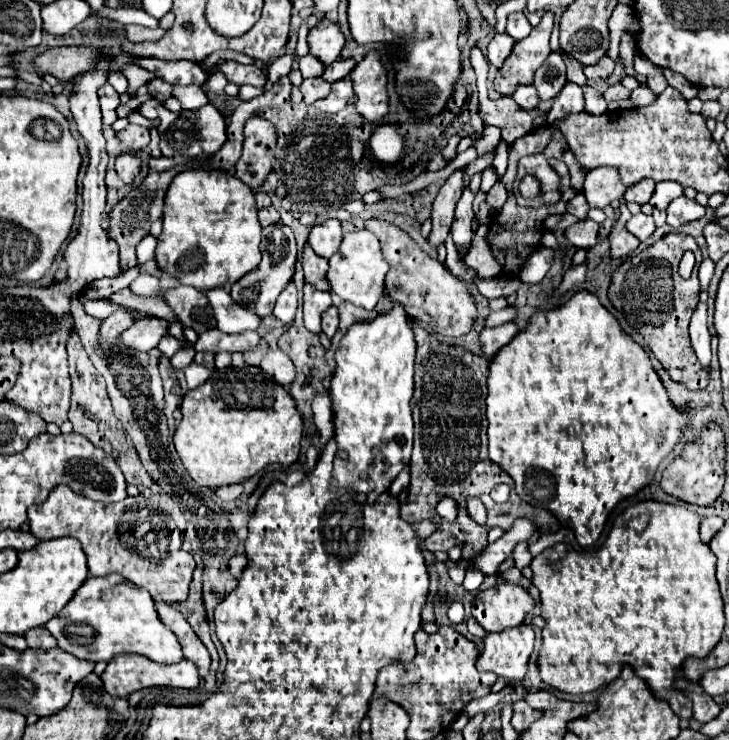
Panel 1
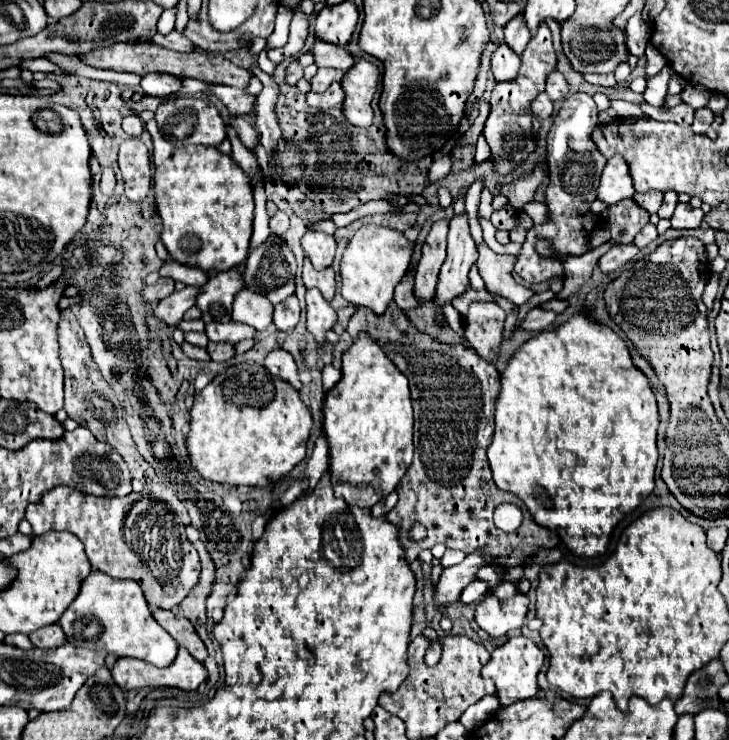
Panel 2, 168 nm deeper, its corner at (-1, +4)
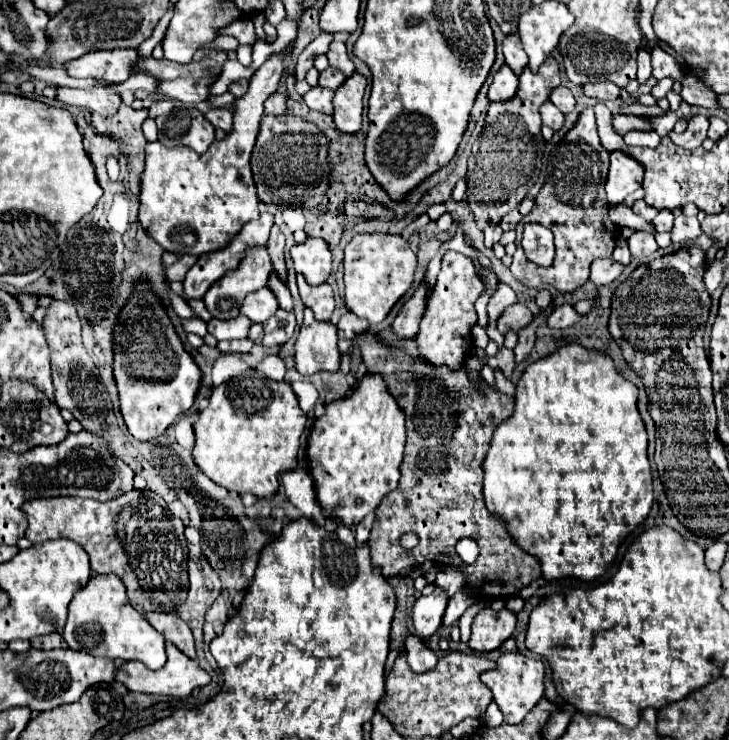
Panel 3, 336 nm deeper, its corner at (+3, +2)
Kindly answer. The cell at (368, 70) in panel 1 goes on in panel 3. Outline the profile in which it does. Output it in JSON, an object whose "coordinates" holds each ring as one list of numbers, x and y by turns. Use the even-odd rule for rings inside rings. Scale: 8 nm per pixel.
{"coordinates":[[360,73,350,75,344,85,336,89,334,97,334,123,344,133,358,133,362,127,362,97,366,77]]}

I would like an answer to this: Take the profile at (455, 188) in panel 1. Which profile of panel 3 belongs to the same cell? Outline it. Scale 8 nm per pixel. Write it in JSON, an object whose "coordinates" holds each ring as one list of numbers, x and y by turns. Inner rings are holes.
{"coordinates":[[422,281,418,285,418,289,414,291,412,299,406,301,406,305,398,311,392,327,394,333,398,333,400,337,414,337,418,333,418,325,422,321,422,315,426,311,426,301,428,301,428,285,426,281]]}

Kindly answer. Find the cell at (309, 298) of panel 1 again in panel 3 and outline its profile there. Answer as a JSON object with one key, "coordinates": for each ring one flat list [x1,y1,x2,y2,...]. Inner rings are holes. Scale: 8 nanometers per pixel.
{"coordinates":[[306,307,300,335,296,339,296,369,302,375,312,375,316,371,336,371,340,365,336,341,336,325,330,321,316,321,312,311]]}

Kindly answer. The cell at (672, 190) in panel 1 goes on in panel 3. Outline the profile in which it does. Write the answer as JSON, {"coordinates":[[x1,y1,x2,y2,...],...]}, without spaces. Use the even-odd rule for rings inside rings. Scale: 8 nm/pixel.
{"coordinates":[[660,209,652,223,654,223,656,231,670,231,672,223,674,223,674,213,670,209]]}

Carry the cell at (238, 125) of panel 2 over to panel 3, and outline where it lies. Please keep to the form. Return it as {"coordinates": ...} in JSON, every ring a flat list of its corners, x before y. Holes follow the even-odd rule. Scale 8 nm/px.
{"coordinates":[[218,107,218,109,212,109,212,111,208,111,206,115,204,115,214,127,220,127,220,129,224,129,226,133,230,133,232,131,232,113,228,111,228,109,224,109,224,107]]}

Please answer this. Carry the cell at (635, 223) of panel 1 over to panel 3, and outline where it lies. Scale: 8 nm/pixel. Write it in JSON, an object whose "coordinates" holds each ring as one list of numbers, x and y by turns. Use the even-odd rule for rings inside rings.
{"coordinates":[[636,231,636,233,630,235,628,247,630,247,632,257,646,257,646,255,650,255,650,253,654,253,658,249,658,245,654,241,654,235,642,233,642,231]]}

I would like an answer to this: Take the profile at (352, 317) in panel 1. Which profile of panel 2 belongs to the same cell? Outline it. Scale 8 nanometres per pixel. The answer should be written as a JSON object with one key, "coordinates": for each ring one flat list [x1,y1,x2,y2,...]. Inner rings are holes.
{"coordinates":[[358,307,358,313,348,323,348,333,354,339,358,337,358,333,370,333,370,337,380,343,380,347,388,355,388,359,392,359,394,365,398,367,398,371,404,377,408,377,408,381,410,381,412,407,414,407,414,459,406,471,406,475,402,477,402,481,396,487,396,493,400,499,398,499,396,507,386,515,386,519,398,527,400,545,404,549,406,561,412,563,422,549,432,549,436,543,444,543,448,549,460,549,466,555,482,551,484,555,488,555,492,559,514,557,520,561,528,561,530,557,534,557,538,553,538,549,558,547,560,539,554,531,538,527,532,521,528,509,524,507,524,503,520,499,500,491,492,483,486,449,494,435,494,403,500,393,500,373,490,363,484,363,484,359,480,359,480,355,476,355,476,351,472,351,464,345,444,345,444,343,428,337,426,333,418,331,404,315,402,315,402,341,388,341,388,339,384,339,384,333,382,333,382,323,388,325,388,317,392,317,392,313,384,313,382,317,378,317,378,315,372,315,372,311,368,311,366,307],[500,503,512,503,512,505,520,507,522,515,524,515,520,529,510,535,500,531,492,519,492,513],[416,521,424,523,424,527,428,529,428,537,420,543,414,543,408,539,408,531,410,531,412,523,416,523]]}

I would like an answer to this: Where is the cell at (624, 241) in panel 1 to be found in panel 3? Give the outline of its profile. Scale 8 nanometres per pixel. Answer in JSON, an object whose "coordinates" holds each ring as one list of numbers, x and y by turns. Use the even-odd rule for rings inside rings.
{"coordinates":[[600,259,600,261,592,261,592,271,590,271,590,279,596,285,608,285,612,283,620,273,622,273,624,265,614,261,614,259]]}

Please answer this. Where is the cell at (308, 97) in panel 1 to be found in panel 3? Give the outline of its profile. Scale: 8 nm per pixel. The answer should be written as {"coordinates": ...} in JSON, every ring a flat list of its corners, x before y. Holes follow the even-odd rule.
{"coordinates":[[328,67,328,69,324,69,324,71,320,73,318,85,320,85,320,87,328,87,328,89,338,89,338,87,344,83,344,79,346,79,346,77,344,77,338,69]]}

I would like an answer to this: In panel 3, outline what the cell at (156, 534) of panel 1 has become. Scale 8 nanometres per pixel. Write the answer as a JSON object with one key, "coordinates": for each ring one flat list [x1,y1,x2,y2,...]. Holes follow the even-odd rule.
{"coordinates":[[144,489,130,491,118,499,100,502,80,497,52,497,52,499,32,499,24,503,24,511,28,515,26,537,32,543,42,543,48,539,66,537,76,541,88,555,90,567,94,573,114,573,118,575,126,589,132,607,140,613,148,611,176,611,180,603,184,603,188,593,188,545,184,537,184,523,168,509,166,501]]}

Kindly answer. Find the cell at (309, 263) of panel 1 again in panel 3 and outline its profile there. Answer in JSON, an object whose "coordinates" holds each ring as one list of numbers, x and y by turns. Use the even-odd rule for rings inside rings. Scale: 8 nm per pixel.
{"coordinates":[[298,275,298,289,300,289,300,297,302,297,304,305,314,311,314,317,318,321,330,321,330,315,334,311,332,287,328,283,312,287,304,281,302,275]]}

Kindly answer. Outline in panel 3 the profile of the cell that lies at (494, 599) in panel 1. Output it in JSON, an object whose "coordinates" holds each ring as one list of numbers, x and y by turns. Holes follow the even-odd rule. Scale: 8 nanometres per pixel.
{"coordinates":[[490,605,484,607,472,621,472,637,470,649,484,653,498,649,508,637,512,637,516,627,516,615,510,609,494,611]]}

